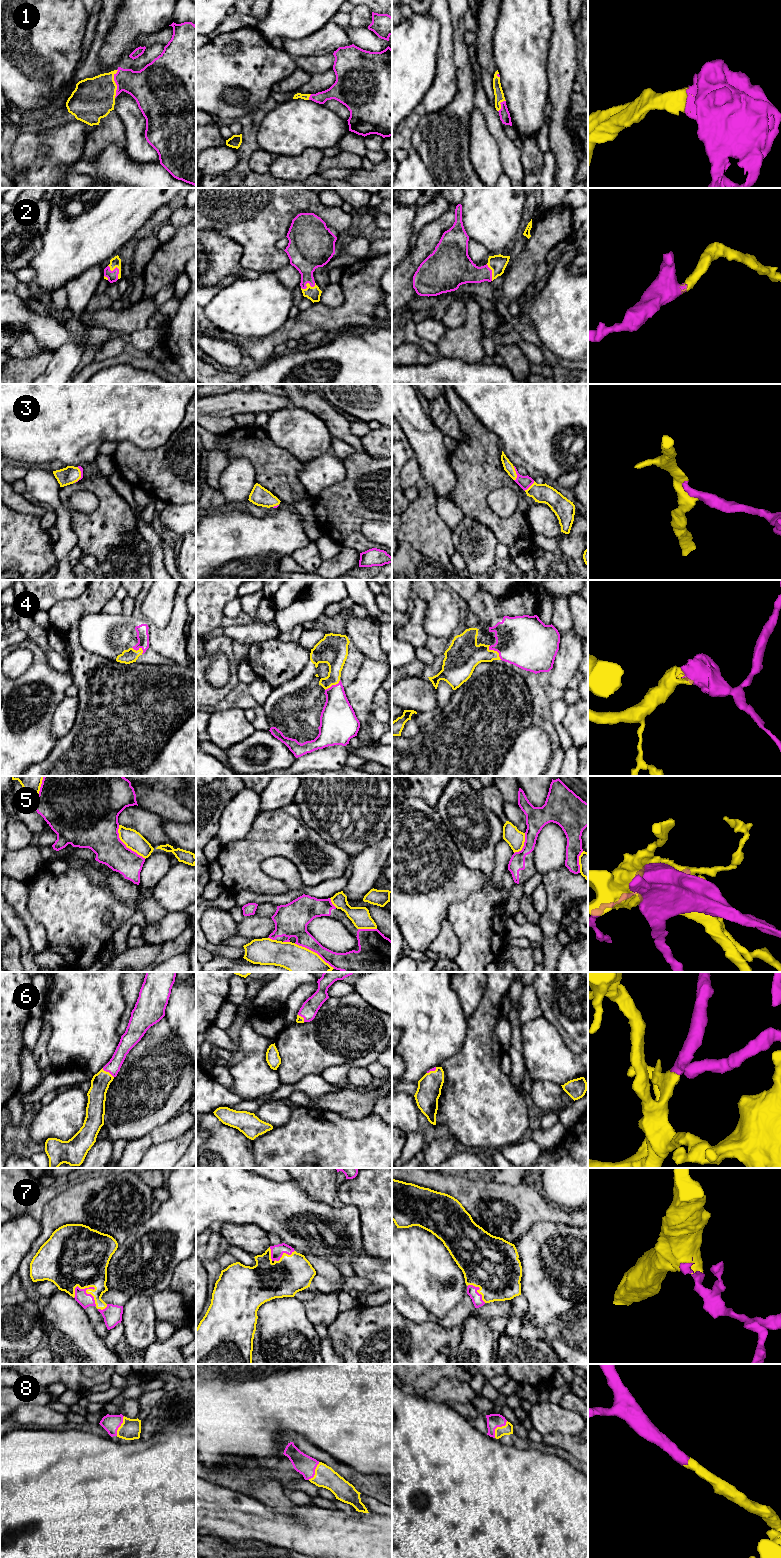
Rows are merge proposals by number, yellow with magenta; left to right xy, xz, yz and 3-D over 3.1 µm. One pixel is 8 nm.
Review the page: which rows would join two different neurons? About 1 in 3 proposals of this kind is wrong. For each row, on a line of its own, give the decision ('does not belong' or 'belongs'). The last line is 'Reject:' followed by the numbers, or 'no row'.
1: belongs
2: belongs
3: belongs
4: belongs
5: does not belong
6: belongs
7: belongs
8: belongs
Reject: 5

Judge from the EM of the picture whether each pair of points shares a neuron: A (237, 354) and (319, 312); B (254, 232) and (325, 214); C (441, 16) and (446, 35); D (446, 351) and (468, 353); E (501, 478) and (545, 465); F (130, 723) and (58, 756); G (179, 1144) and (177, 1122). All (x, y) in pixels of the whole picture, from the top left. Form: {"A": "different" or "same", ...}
{"A": "different", "B": "same", "C": "same", "D": "same", "E": "different", "F": "same", "G": "different"}

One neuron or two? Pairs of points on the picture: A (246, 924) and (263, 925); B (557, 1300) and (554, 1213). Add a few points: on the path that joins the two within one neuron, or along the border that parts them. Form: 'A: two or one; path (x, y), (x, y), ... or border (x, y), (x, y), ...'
A: one; path (250, 925), (259, 925)
B: two; border (531, 1225), (537, 1222), (554, 1222), (577, 1227)

